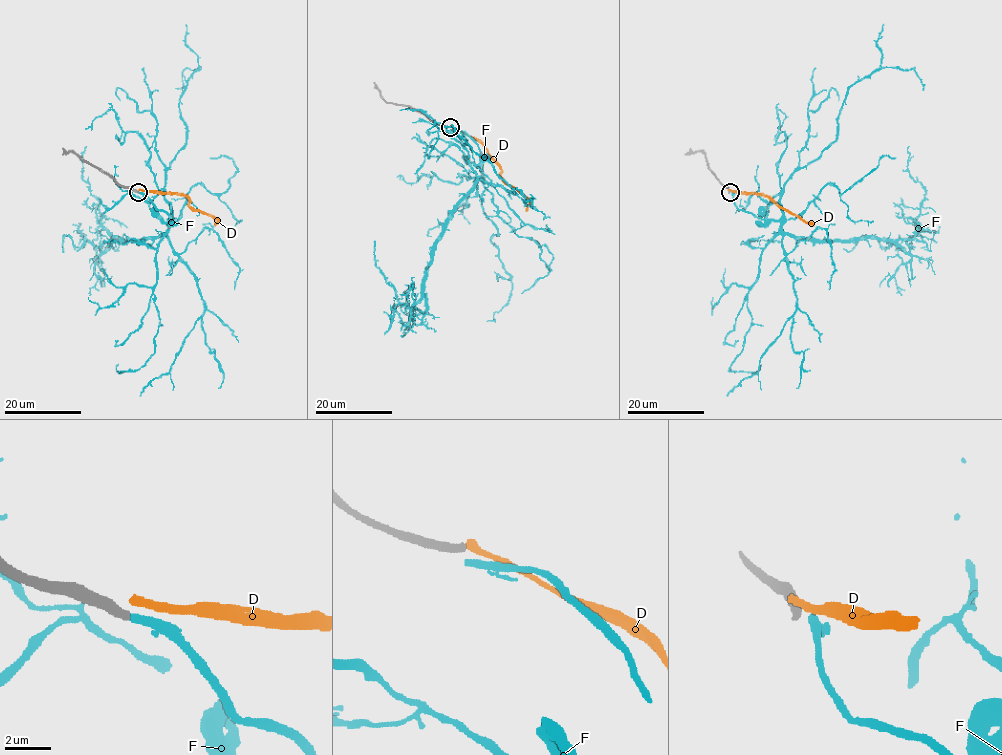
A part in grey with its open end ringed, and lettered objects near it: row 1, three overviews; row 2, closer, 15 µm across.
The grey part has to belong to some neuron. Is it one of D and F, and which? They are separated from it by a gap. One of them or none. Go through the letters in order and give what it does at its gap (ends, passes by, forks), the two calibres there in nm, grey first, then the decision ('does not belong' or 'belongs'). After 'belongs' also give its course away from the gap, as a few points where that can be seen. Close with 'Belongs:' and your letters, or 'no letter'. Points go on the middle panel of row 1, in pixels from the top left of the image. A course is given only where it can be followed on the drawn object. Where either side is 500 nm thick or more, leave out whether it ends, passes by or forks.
D: it ends; calibres 380 and 360 nm; does not belong
F: it ends; calibres 380 and 320 nm; belongs; course (450, 129), (477, 145), (482, 176), (436, 244), (423, 284), (425, 309), (401, 323), (398, 306)
Belongs: F

